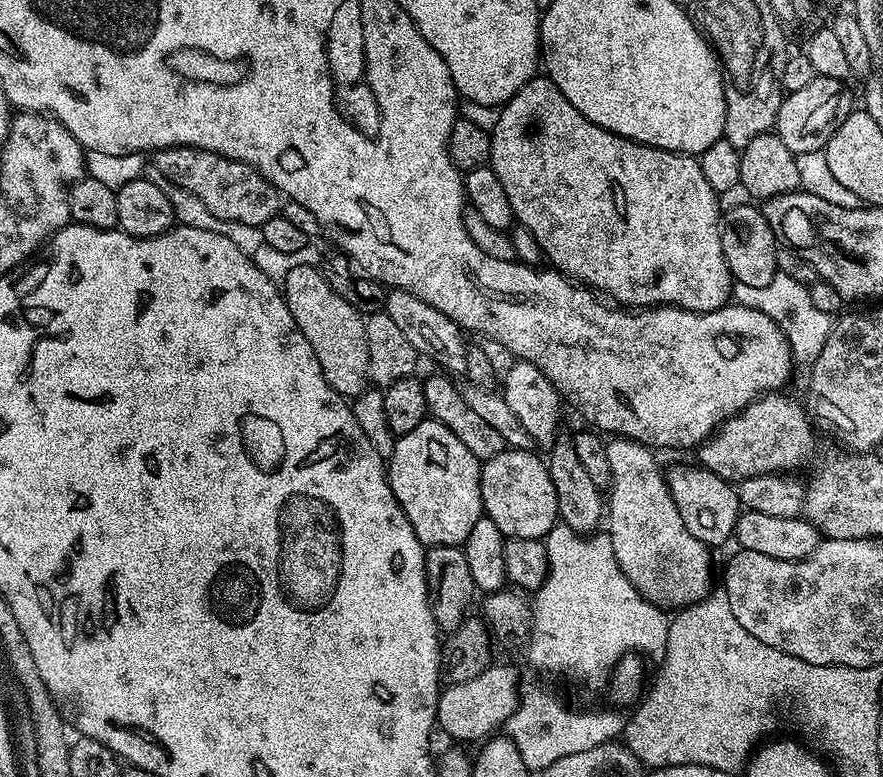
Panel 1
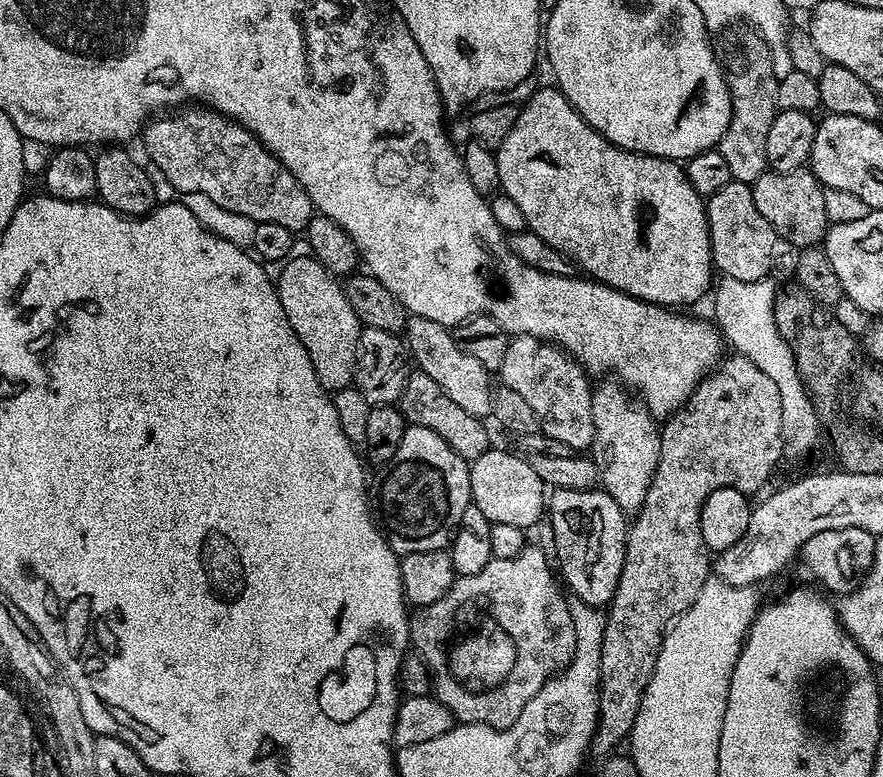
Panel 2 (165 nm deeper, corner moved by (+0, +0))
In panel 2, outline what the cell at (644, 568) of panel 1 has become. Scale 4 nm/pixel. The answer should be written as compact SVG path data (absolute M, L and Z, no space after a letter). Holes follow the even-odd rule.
M615 379L612 380L604 380L600 385L597 383L592 390L596 433L592 439L590 456L600 469L599 483L603 491L608 492L614 502L618 502L625 514L635 514L646 502L646 490L658 466L660 428L647 407L639 403L632 404L633 397Z

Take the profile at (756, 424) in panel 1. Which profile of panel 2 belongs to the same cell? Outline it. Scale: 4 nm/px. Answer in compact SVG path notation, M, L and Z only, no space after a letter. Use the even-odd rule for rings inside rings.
M732 354L721 359L720 363L700 381L700 385L692 391L692 397L685 402L684 406L672 413L663 421L660 428L660 453L658 454L658 466L654 470L654 478L646 490L646 502L641 506L639 512L635 513L628 529L628 541L624 543L624 569L618 578L616 592L612 595L611 604L606 608L606 619L604 621L604 637L602 638L602 650L600 651L600 717L596 723L596 735L592 738L591 751L597 752L600 758L607 757L620 744L620 740L629 739L634 722L638 718L640 703L644 697L646 686L650 682L650 674L654 674L654 662L658 662L658 650L662 650L664 636L671 628L673 622L681 616L690 606L694 606L694 598L698 598L698 590L702 590L704 583L710 578L710 553L706 542L702 538L702 522L700 521L700 508L719 488L733 488L745 494L753 494L768 480L772 467L780 460L780 455L785 455L784 442L782 438L782 415L781 399L778 398L777 387L773 379L760 370L752 361L745 356Z

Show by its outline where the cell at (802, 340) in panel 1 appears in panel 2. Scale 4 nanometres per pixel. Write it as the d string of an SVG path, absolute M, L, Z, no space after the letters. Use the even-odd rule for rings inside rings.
M720 276L715 281L714 291L711 293L712 312L714 323L719 328L723 339L730 345L733 353L745 356L748 361L754 362L760 370L765 371L771 379L774 386L777 387L778 398L781 399L781 415L782 415L782 438L785 451L791 456L802 456L808 453L816 444L818 436L822 434L822 426L819 422L819 416L816 408L812 404L812 398L804 385L804 380L797 370L797 362L790 350L789 344L781 338L779 330L777 330L776 319L774 318L774 306L776 305L776 297L778 295L778 287L776 288L773 277L767 276L759 279L758 282L742 282L738 278L730 278L729 276Z

